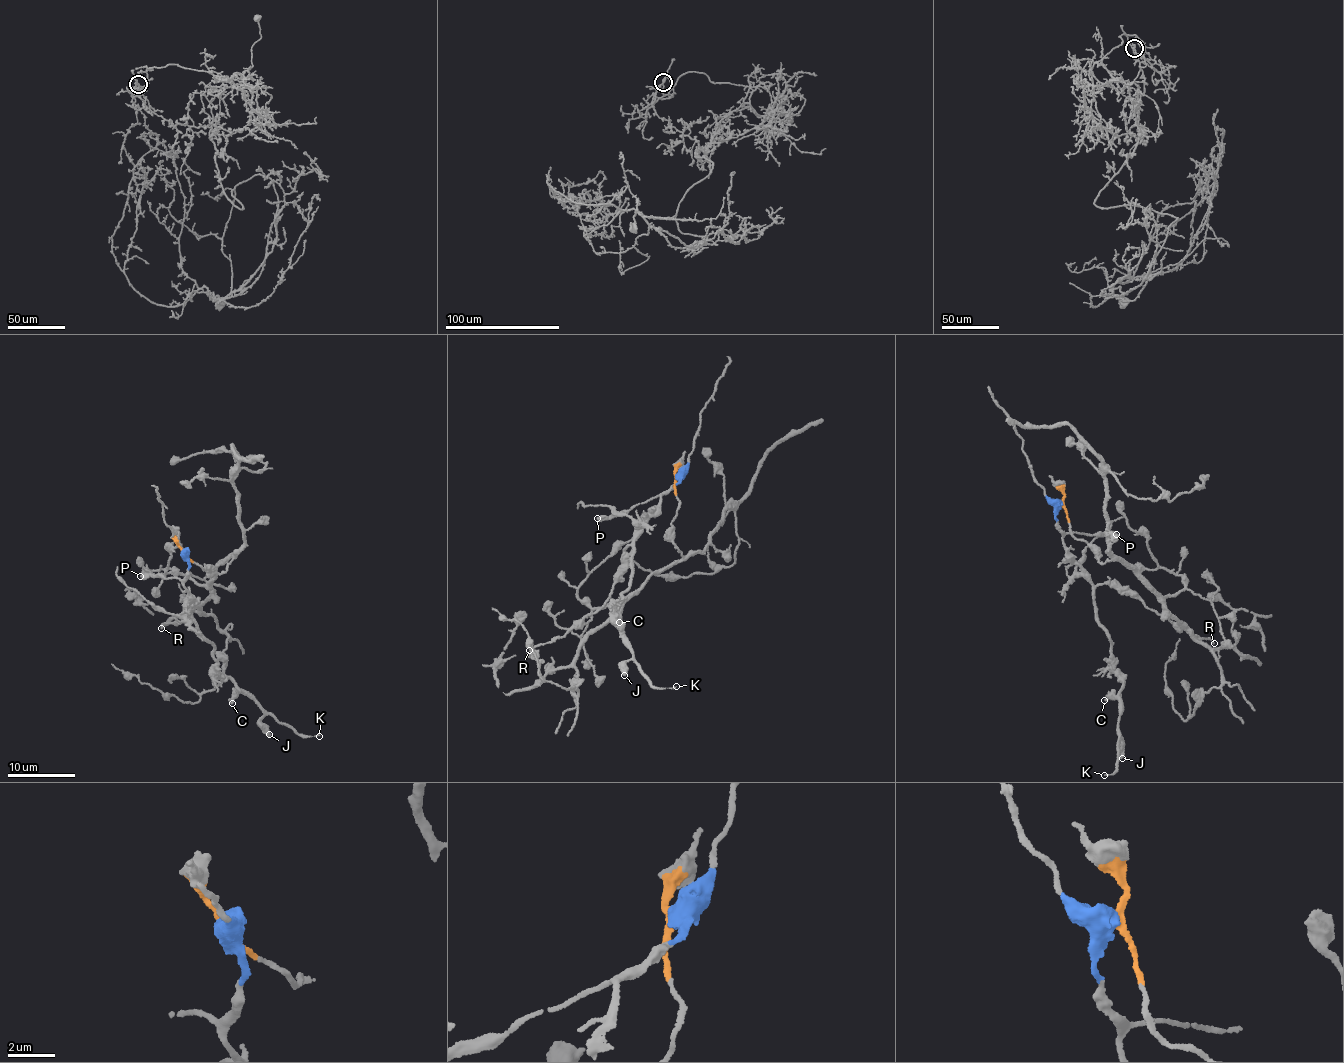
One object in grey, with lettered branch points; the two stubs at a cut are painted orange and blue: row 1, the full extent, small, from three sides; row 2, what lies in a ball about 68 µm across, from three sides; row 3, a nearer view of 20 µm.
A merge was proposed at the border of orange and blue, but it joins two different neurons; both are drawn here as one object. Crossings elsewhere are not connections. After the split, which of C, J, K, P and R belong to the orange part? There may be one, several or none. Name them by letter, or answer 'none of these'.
none of these

